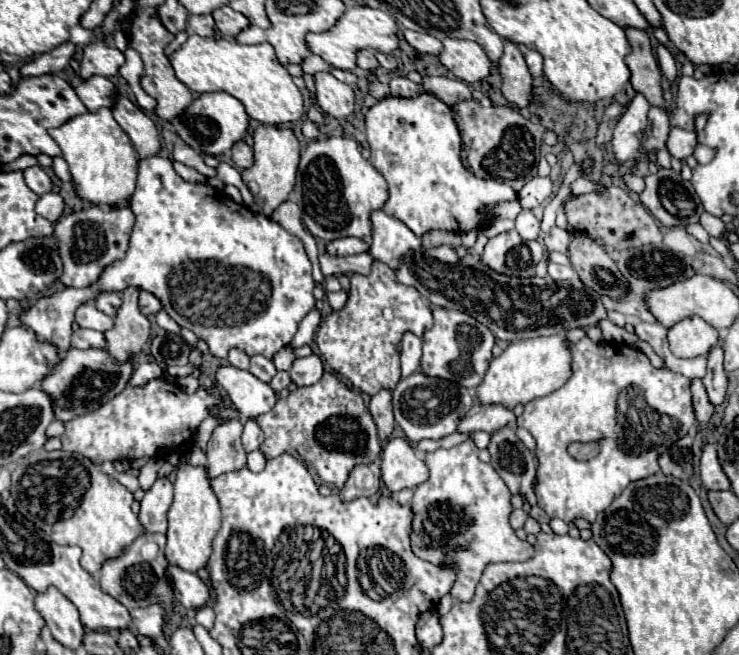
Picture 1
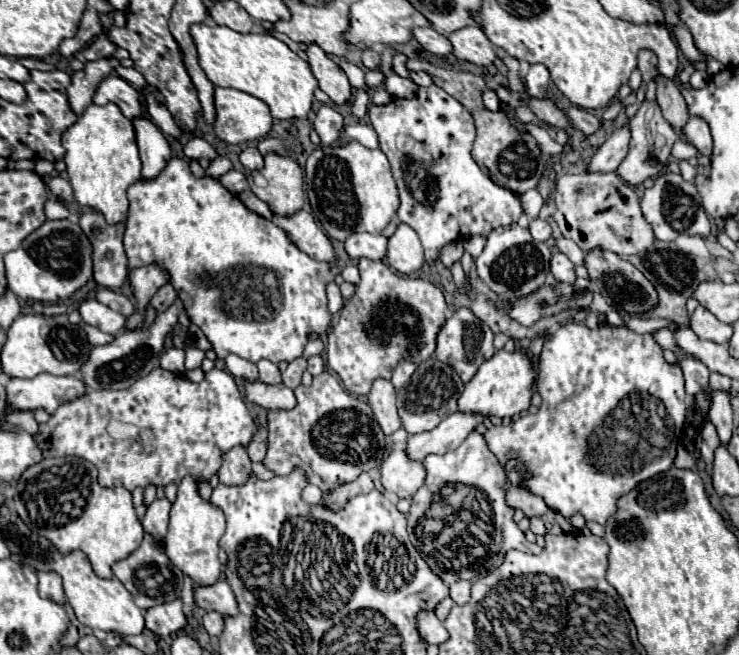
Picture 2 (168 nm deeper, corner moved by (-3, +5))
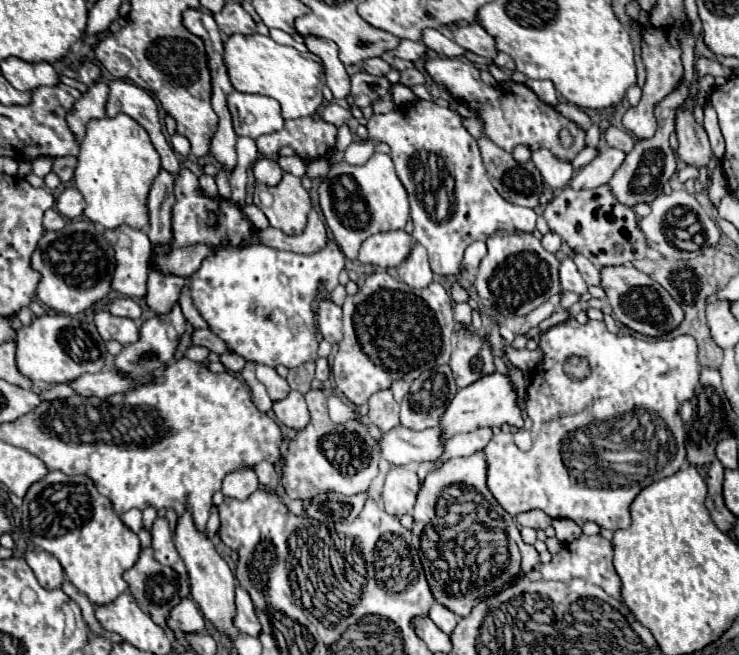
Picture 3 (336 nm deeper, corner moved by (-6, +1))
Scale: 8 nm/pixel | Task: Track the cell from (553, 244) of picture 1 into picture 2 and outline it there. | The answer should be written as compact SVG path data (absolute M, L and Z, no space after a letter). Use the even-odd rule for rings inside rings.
M558 237L556 239L556 247L574 263L574 265L582 265L584 263L584 251L570 239L566 237Z

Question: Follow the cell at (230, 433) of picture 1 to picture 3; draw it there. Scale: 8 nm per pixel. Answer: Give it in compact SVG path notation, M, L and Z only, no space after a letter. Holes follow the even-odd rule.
M241 469L241 471L233 471L223 479L223 487L221 493L225 497L233 497L233 499L247 499L251 493L255 493L259 487L257 475L253 469Z

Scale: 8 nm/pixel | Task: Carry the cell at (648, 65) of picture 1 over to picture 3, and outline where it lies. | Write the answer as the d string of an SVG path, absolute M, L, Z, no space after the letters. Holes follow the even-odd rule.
M689 109L679 111L677 123L675 123L675 133L679 137L679 149L677 149L679 159L697 169L707 167L707 163L713 157L713 151L709 147L705 129L701 129L695 123L695 117Z

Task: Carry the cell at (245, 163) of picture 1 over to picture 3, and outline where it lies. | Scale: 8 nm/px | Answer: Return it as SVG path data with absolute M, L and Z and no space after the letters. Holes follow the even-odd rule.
M261 157L253 165L253 173L255 173L255 179L267 187L279 185L279 181L283 177L283 169L279 167L279 163L275 159L267 159L267 157Z

